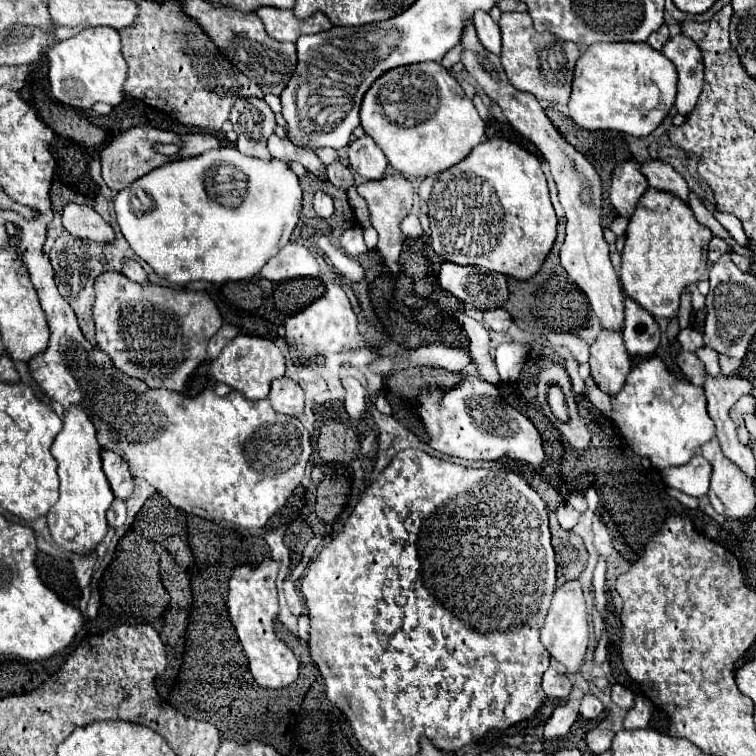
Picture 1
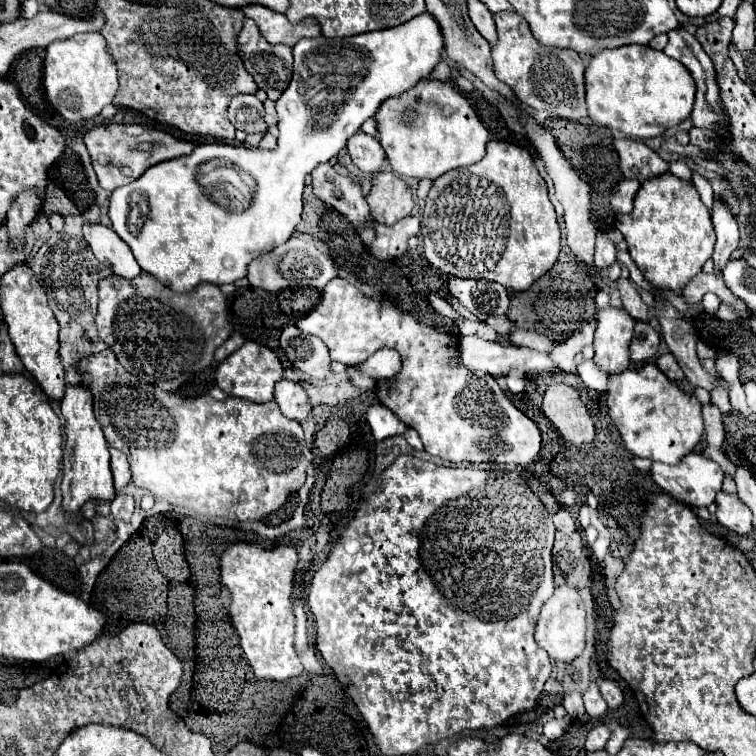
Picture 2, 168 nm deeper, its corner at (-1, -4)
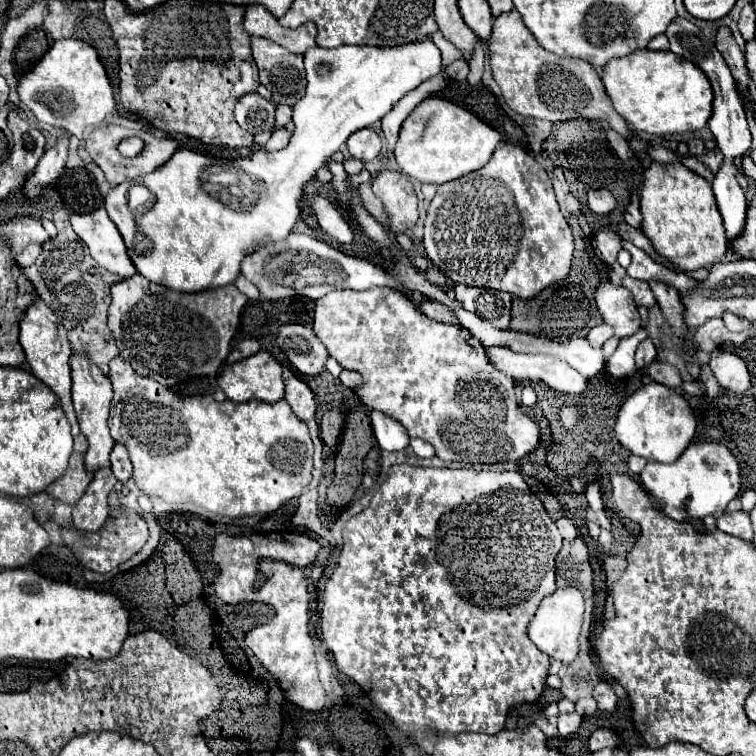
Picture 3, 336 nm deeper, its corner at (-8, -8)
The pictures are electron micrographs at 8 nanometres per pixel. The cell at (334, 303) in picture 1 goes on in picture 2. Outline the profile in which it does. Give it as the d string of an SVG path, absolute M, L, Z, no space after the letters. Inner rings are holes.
M334 278L322 290L320 302L314 306L314 310L298 320L296 326L306 334L318 336L328 346L330 358L346 366L362 364L370 354L384 346L398 350L402 356L402 370L392 378L378 380L376 396L406 426L420 434L428 454L446 462L516 462L518 466L528 466L528 462L540 452L542 438L538 426L524 412L520 412L504 392L500 392L498 382L490 374L470 372L460 364L458 338L418 322L414 316L402 312L392 300L366 296L348 280Z

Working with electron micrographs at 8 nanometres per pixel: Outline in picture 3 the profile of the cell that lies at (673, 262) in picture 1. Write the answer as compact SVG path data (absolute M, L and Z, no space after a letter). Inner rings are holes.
M651 162L641 182L641 230L649 238L655 252L671 262L677 270L693 272L717 264L727 252L727 238L721 214L715 204L711 184L693 174L683 164L663 166Z

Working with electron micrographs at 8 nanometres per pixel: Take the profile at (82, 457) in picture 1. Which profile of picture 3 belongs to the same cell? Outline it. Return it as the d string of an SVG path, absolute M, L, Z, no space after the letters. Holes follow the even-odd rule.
M81 354L71 356L71 378L73 378L73 388L71 388L73 408L75 408L79 426L81 426L81 434L89 442L89 448L87 448L87 454L85 454L85 470L95 474L101 468L111 466L109 454L111 454L111 448L113 448L115 442L109 434L107 418L109 418L109 404L111 404L113 390L111 390L109 378L105 374L101 374L101 370L93 362L89 362L87 356L81 356Z

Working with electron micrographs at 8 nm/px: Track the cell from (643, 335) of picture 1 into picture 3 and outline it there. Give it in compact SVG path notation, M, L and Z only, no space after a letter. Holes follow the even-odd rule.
M645 338L645 340L637 346L637 352L635 352L635 364L637 364L637 368L641 370L643 366L651 364L651 362L655 360L655 356L657 356L657 348L655 348L653 340L651 340L651 338Z

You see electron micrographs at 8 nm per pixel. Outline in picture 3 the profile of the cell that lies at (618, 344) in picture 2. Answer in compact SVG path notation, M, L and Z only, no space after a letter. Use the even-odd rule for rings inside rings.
M603 282L595 292L595 302L603 320L613 328L613 334L623 340L633 336L641 328L641 316L637 304L627 288Z

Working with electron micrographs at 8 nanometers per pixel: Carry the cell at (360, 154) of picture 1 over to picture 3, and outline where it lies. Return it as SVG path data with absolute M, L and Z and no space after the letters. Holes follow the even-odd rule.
M363 128L363 130L355 132L355 134L351 134L349 140L347 140L349 154L353 158L361 160L363 164L373 162L379 156L381 146L383 146L383 142L381 142L379 134L375 130L371 130L371 128Z

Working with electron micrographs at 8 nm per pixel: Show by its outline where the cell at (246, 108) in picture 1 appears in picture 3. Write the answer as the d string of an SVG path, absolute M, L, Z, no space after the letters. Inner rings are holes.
M249 92L235 104L235 120L251 134L269 132L275 120L275 104L261 98L257 92Z

